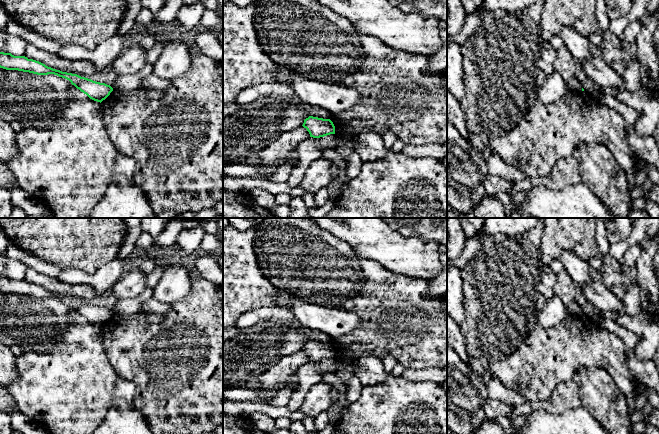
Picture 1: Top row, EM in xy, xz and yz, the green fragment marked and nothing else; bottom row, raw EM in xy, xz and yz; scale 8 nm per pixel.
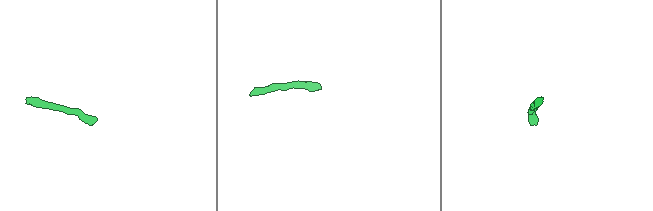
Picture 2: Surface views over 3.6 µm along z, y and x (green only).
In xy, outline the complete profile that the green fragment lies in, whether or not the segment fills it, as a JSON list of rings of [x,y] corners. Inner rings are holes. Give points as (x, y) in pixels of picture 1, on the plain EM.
[[[0,276],[0,292],[29,296],[37,299],[57,299],[69,304],[72,309],[86,318],[90,323],[100,327],[113,315],[113,312],[105,307],[96,306],[77,298],[62,296],[48,291],[39,285],[28,283],[25,280],[14,280],[11,277]]]

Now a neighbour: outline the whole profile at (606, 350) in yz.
[[[568,313],[561,324],[549,329],[544,329],[536,321],[514,352],[500,361],[488,361],[485,364],[485,372],[490,379],[497,378],[507,388],[516,388],[526,399],[526,402],[531,403],[548,399],[557,384],[572,378],[580,367],[604,368],[613,378],[619,391],[626,397],[630,415],[637,410],[634,404],[637,381],[627,365],[623,341],[586,315],[574,316]]]

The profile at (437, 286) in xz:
[[[447,252],[440,255],[441,272],[428,281],[428,298],[435,298],[447,293]]]

